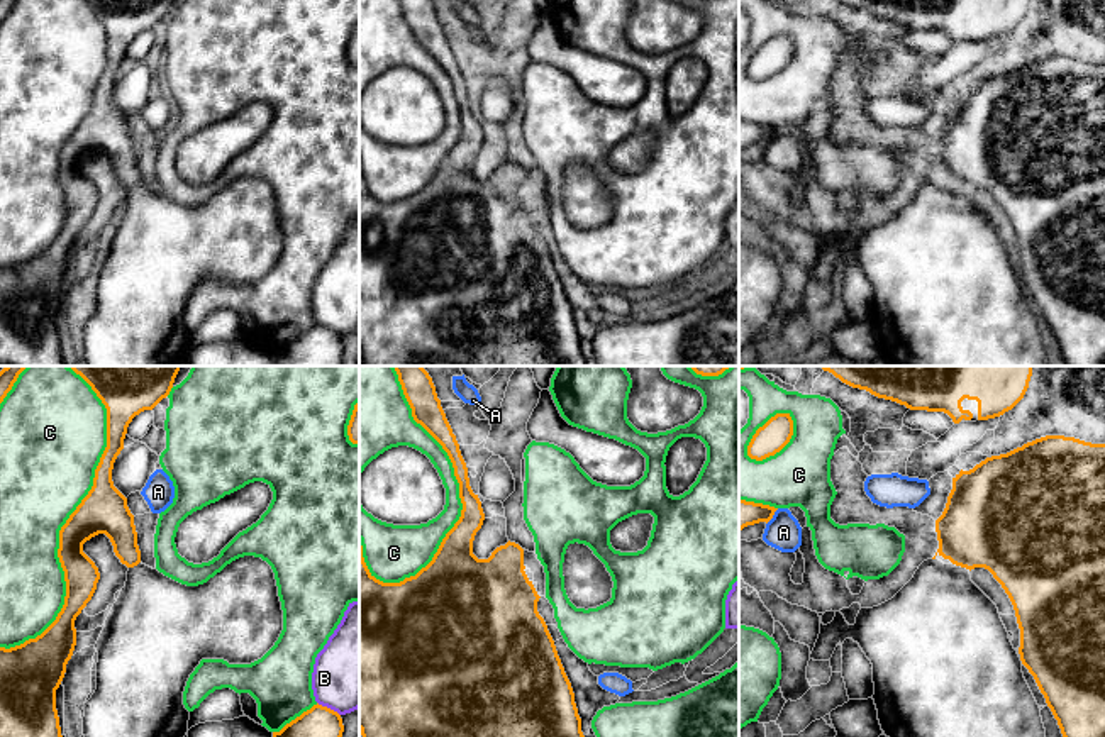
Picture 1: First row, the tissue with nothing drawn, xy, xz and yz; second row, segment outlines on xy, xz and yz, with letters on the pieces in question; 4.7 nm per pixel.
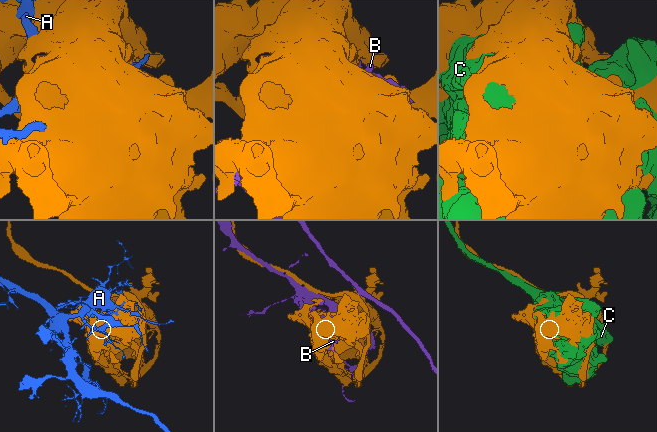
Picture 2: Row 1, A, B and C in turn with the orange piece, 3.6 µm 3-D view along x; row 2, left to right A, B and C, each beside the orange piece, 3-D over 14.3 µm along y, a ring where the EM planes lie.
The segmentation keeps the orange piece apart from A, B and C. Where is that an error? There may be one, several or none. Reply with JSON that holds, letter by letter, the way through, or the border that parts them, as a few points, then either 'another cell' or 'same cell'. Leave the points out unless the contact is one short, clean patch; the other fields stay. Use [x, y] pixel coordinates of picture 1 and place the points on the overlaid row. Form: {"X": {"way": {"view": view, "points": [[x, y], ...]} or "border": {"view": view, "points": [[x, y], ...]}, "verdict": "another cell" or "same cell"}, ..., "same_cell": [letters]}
{"A": {"verdict": "another cell"}, "B": {"verdict": "another cell"}, "C": {"verdict": "another cell"}, "same_cell": []}

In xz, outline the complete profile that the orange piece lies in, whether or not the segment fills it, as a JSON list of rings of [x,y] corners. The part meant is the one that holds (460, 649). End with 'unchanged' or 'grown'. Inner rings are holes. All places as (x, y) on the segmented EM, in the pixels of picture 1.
[[[393,366],[403,395],[412,408],[412,417],[420,424],[447,452],[454,476],[459,483],[459,498],[463,503],[461,517],[442,539],[432,561],[415,576],[405,578],[400,583],[383,583],[376,579],[363,557],[359,539],[359,730],[363,737],[585,737],[581,732],[581,718],[575,703],[571,683],[564,673],[558,656],[554,640],[547,630],[544,618],[537,612],[539,595],[532,581],[525,574],[524,549],[515,542],[507,542],[497,547],[488,559],[478,559],[473,554],[473,540],[481,529],[485,513],[478,495],[473,493],[468,478],[468,468],[461,456],[459,444],[446,418],[446,413],[437,398],[432,378],[422,366]]]; unchanged

